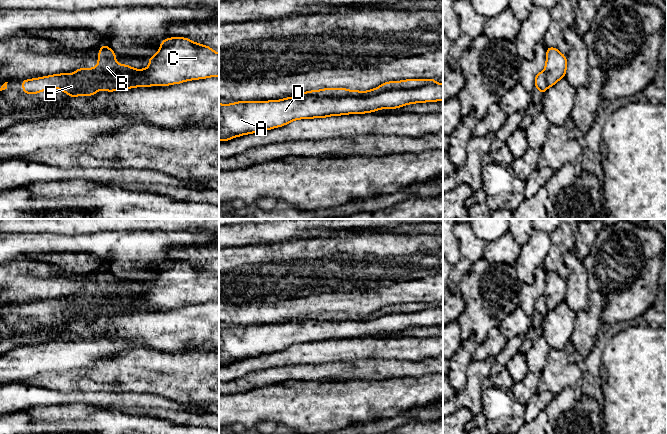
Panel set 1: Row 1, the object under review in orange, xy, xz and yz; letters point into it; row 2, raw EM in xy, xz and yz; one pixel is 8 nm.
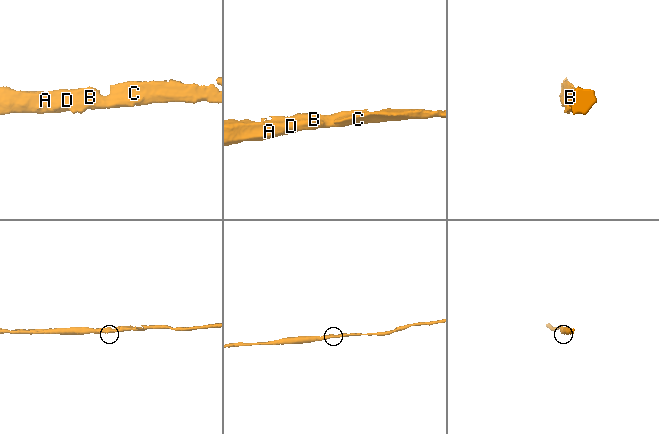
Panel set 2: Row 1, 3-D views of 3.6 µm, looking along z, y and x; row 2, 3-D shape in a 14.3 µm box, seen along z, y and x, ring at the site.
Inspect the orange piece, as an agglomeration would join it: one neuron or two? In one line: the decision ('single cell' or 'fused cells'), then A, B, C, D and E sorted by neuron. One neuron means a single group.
fused cells | A B C D / E

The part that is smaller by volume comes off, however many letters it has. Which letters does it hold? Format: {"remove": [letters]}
{"remove": ["E"]}

